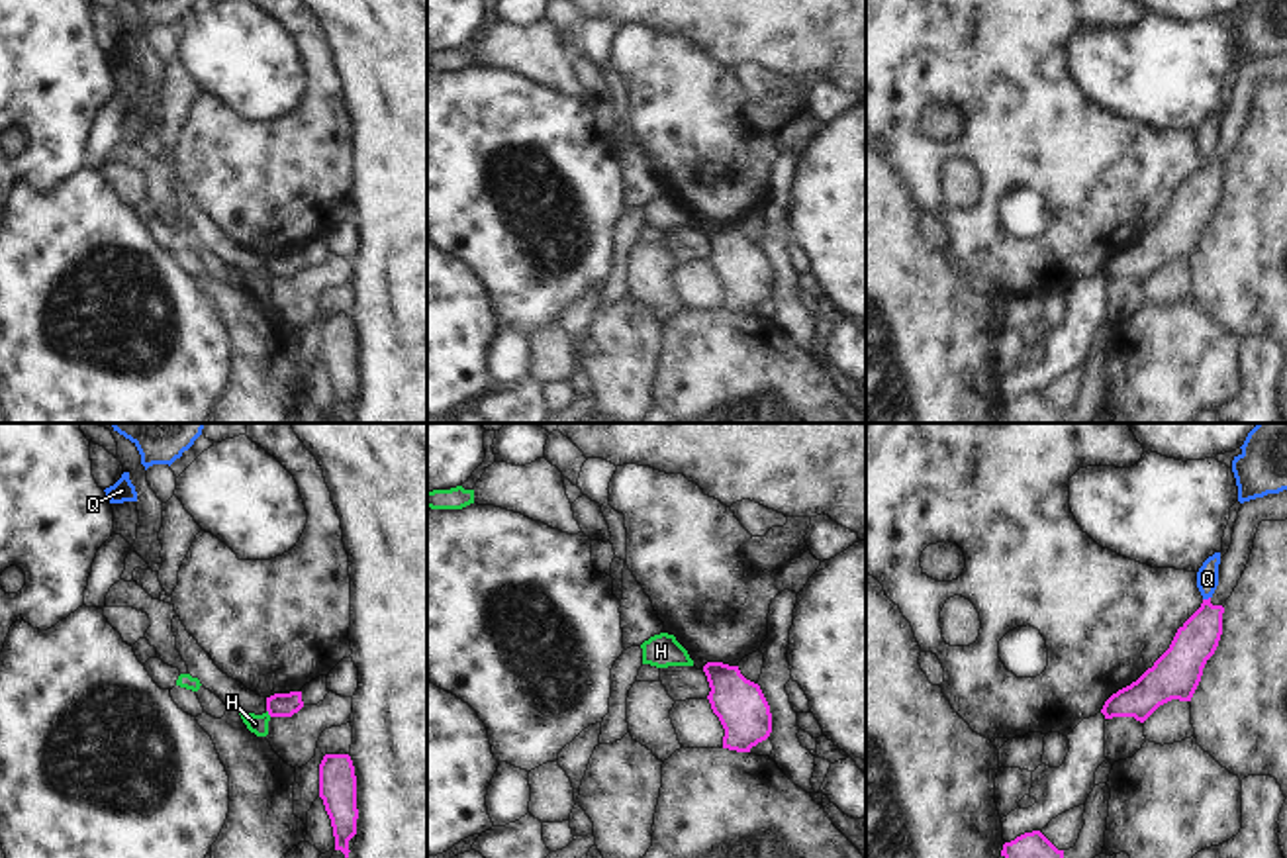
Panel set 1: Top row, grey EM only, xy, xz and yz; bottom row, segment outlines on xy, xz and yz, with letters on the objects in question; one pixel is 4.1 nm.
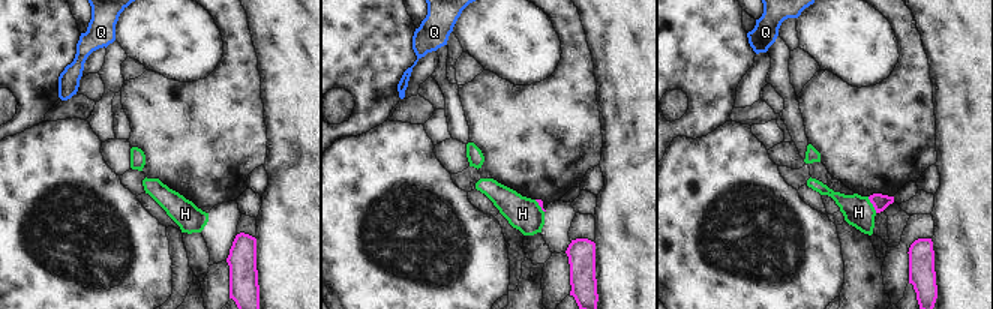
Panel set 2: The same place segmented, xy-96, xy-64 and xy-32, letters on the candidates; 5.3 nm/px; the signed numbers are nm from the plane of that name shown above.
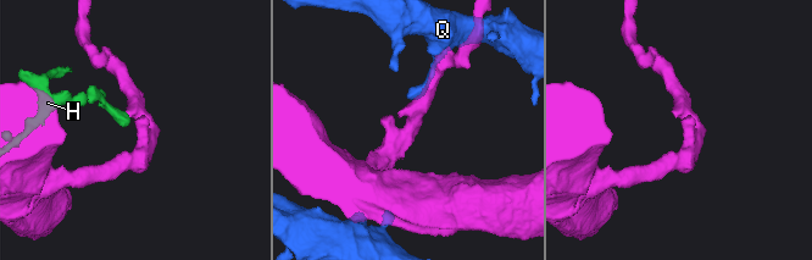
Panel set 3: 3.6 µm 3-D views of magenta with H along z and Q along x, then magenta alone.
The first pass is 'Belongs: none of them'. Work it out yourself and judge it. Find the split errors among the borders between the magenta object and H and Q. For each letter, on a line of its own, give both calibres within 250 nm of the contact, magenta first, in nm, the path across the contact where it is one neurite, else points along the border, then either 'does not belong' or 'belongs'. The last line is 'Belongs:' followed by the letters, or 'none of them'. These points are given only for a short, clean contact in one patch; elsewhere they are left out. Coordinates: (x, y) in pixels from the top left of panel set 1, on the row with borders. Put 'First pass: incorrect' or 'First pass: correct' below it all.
H: 100/80 nm | along xy (267, 710), (271, 715) | does not belong
Q: 170/100 nm | does not belong
Belongs: none of them
First pass: correct

